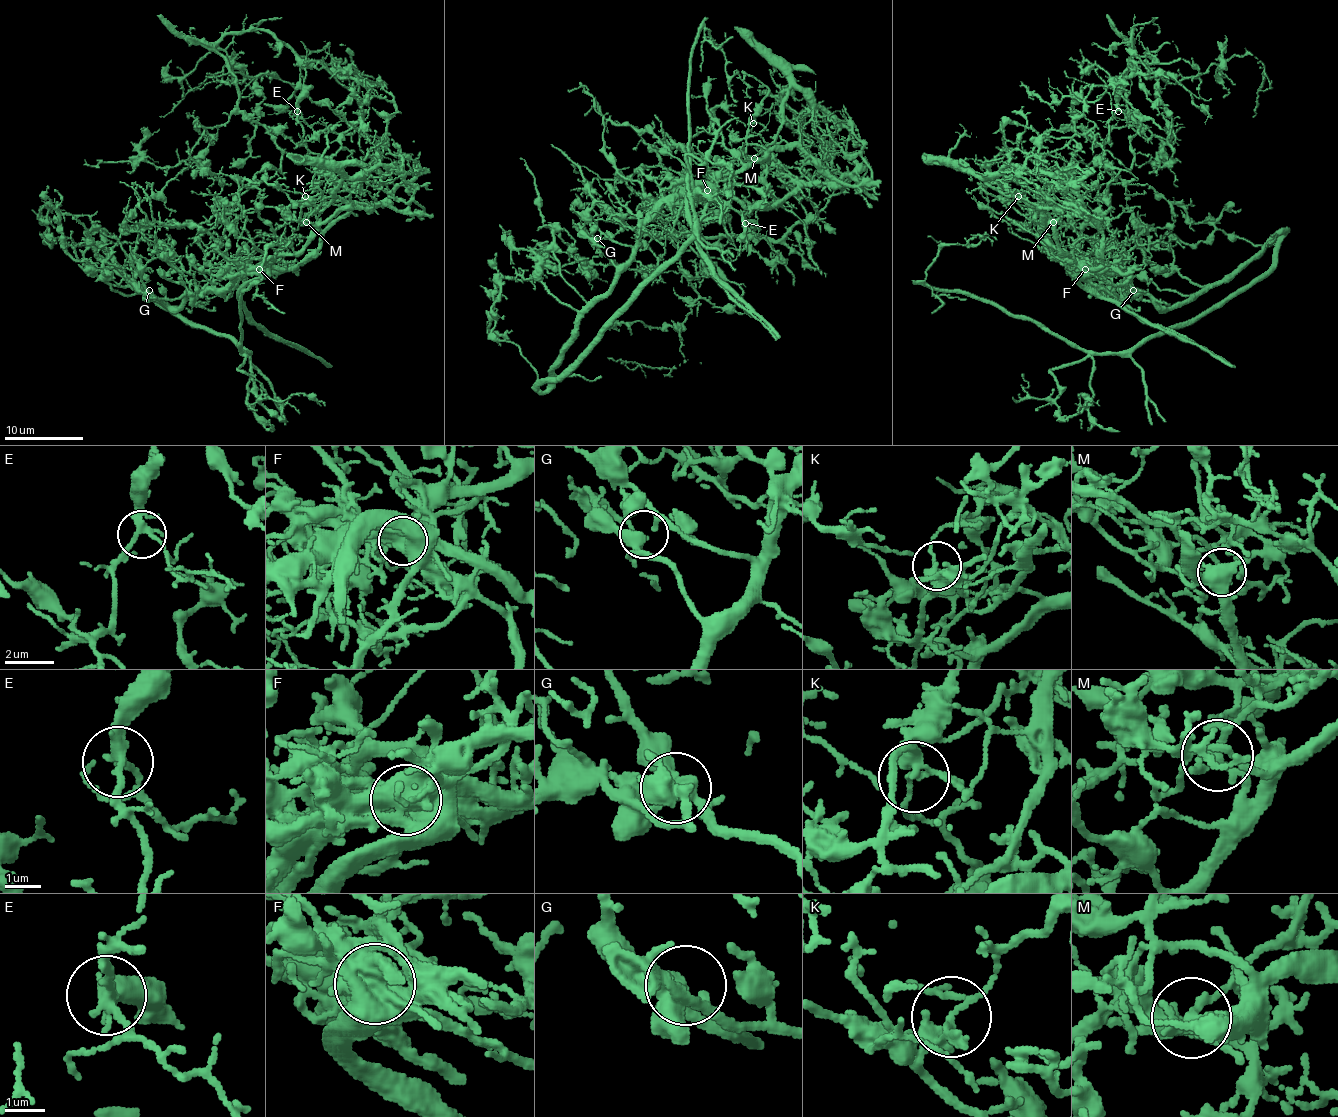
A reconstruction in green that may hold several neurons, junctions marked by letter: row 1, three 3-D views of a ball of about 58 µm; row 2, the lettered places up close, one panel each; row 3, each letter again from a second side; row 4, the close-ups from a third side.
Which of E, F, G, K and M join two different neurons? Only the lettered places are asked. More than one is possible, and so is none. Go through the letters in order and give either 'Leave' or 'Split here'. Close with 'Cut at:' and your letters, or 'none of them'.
E: Leave
F: Split here
G: Leave
K: Split here
M: Split here
Cut at: F, K, M

